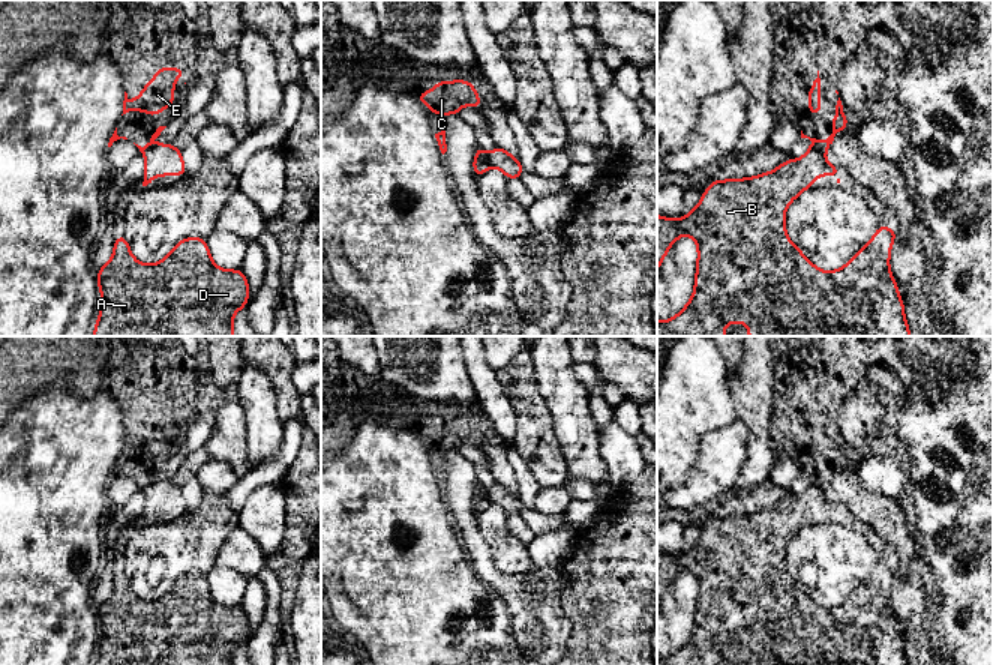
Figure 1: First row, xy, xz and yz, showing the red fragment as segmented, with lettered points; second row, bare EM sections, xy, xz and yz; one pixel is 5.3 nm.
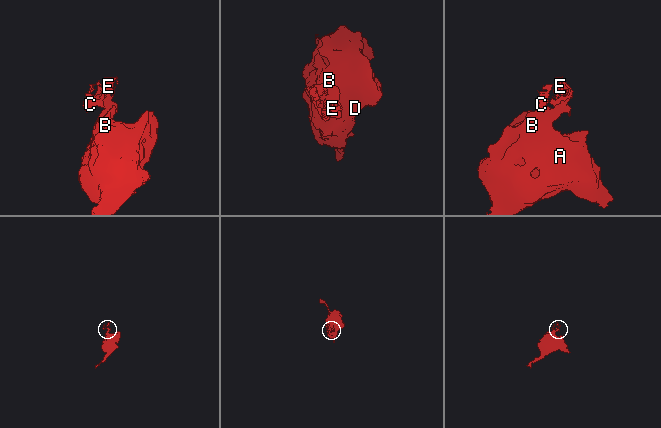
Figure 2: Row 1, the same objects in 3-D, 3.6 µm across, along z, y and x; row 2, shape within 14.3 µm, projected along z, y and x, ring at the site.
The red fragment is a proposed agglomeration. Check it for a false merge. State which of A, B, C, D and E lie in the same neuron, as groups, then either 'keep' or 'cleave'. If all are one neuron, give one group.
A B D / C E | cleave

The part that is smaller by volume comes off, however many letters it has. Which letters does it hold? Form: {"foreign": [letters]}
{"foreign": ["C", "E"]}

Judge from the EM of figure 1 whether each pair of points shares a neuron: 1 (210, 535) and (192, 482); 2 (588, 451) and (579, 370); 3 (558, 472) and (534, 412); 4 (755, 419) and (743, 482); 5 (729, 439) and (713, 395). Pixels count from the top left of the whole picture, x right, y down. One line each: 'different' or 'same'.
1: different
2: different
3: same
4: same
5: different

